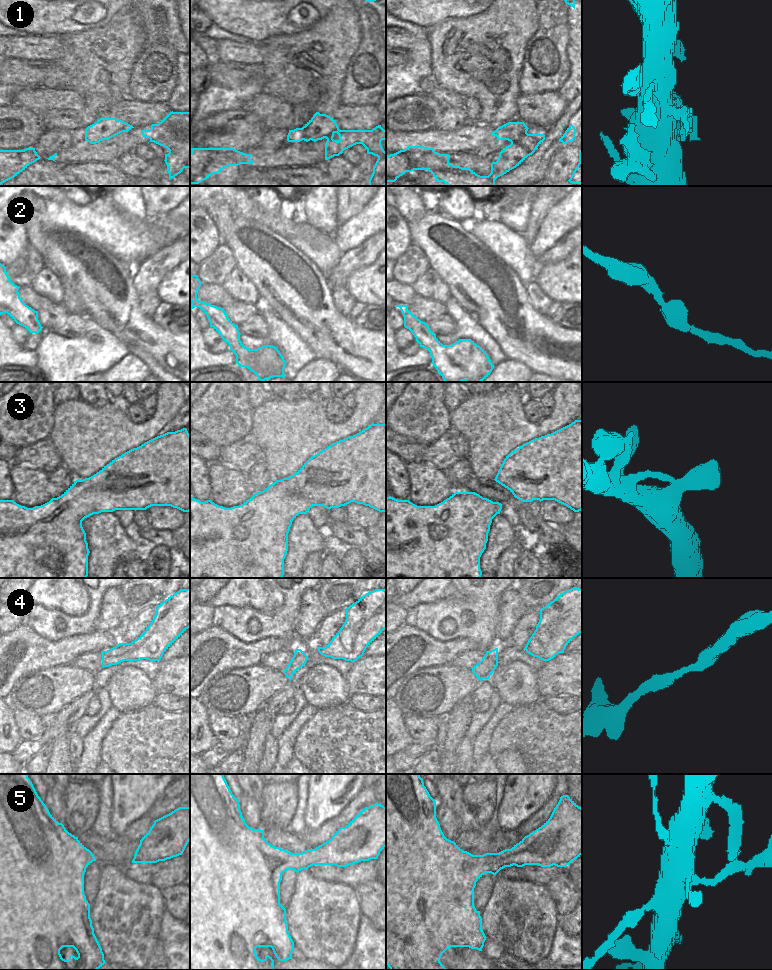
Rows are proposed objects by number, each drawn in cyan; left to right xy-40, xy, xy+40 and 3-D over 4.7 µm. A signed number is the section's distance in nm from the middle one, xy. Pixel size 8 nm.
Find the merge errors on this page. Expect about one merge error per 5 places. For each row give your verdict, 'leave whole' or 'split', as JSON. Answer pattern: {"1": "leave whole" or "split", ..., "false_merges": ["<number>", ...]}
{"1": "leave whole", "2": "leave whole", "3": "leave whole", "4": "leave whole", "5": "leave whole", "false_merges": []}

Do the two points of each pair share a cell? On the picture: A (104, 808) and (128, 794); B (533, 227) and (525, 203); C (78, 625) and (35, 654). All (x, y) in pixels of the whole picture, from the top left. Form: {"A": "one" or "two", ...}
{"A": "two", "B": "two", "C": "two"}

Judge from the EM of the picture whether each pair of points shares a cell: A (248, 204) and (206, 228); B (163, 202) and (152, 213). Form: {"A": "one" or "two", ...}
{"A": "two", "B": "one"}

